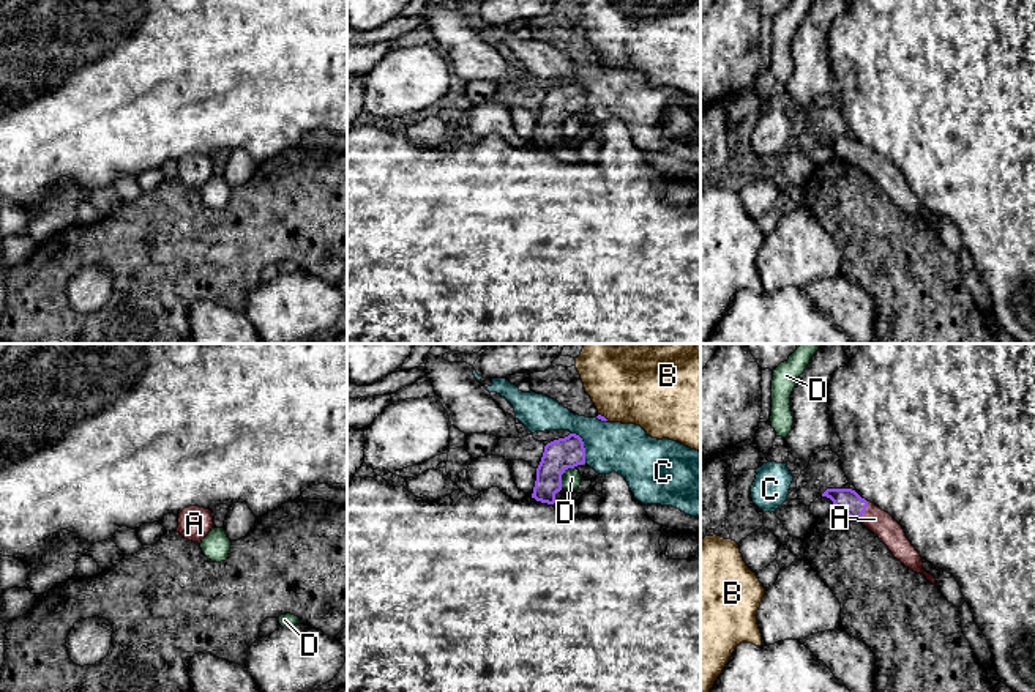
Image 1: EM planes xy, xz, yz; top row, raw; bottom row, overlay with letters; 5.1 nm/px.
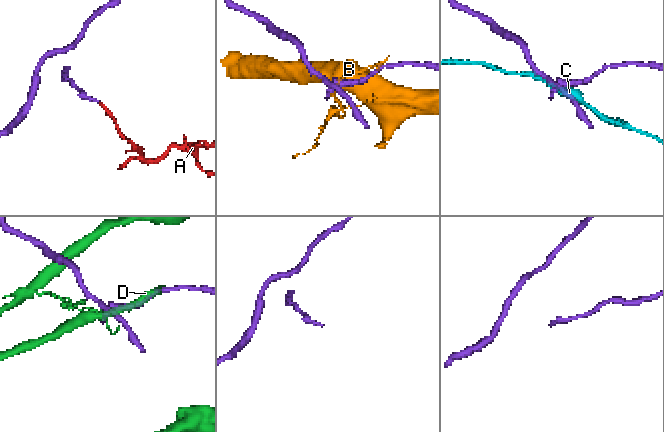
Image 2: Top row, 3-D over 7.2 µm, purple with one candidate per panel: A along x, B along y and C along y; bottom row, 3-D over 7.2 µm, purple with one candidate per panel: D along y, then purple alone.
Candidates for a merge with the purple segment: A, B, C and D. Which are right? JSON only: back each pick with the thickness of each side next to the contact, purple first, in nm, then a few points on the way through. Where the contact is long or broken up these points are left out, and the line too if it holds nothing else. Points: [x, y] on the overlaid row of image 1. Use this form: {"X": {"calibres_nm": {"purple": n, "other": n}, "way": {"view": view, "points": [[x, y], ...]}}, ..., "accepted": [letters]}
{"A": {"calibres_nm": {"purple": 130, "other": 120}, "way": {"view": "yz", "points": [[846, 500], [865, 509], [874, 519]]}}, "accepted": ["A"]}

